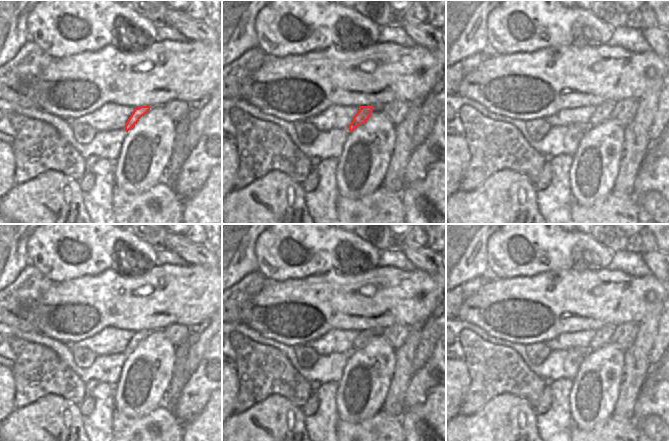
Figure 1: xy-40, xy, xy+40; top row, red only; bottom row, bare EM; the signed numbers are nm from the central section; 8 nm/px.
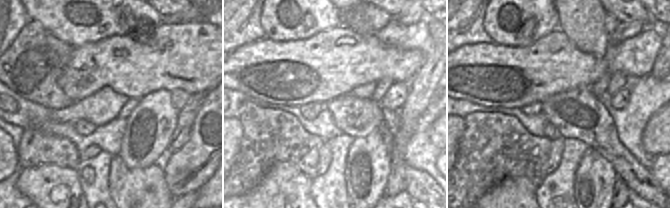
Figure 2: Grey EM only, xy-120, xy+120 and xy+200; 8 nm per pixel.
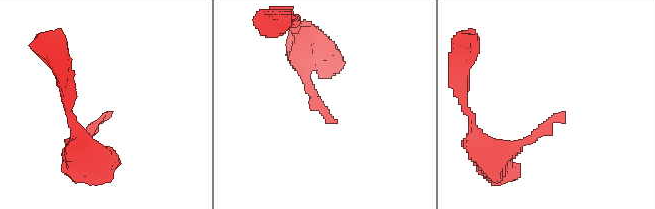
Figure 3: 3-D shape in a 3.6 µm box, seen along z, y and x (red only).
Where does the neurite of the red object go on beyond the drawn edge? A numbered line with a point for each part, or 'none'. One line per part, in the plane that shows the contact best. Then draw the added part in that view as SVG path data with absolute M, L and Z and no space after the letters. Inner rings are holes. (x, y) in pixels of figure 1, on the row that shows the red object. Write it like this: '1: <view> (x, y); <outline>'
1: xy (377, 107); M371 104L370 106L374 107L371 115L373 115L376 112L383 112L383 104Z

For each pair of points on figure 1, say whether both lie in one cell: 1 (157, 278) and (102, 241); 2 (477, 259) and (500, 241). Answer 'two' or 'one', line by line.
1: two
2: two

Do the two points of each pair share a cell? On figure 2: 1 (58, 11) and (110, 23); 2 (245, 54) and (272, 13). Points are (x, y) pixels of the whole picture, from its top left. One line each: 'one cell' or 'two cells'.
1: one cell
2: two cells

